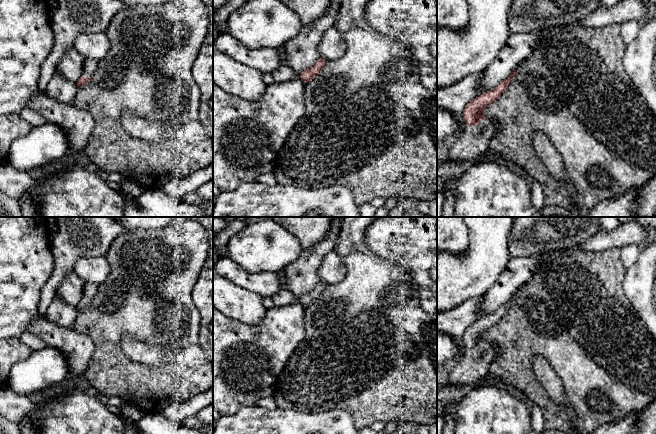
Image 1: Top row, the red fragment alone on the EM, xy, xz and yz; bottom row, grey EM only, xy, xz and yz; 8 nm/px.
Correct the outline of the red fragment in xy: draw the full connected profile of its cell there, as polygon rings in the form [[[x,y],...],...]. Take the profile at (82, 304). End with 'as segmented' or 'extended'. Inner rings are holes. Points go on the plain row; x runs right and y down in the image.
[[[85,283],[83,298],[76,306],[77,311],[87,308],[95,298],[97,291],[98,286],[96,284]]]; extended

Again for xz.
[[[320,281],[313,290],[305,293],[304,295],[301,296],[300,302],[303,307],[307,307],[311,305],[314,301],[316,301],[326,288],[326,285],[324,282]]]; as segmented

